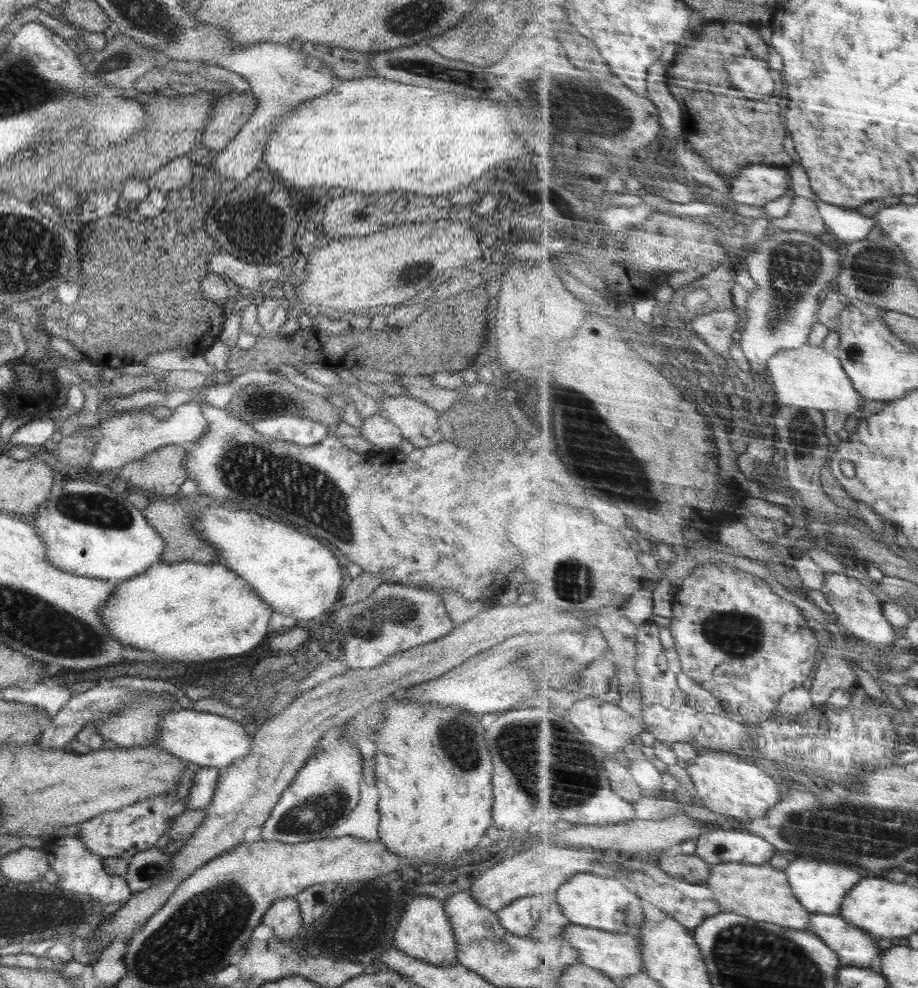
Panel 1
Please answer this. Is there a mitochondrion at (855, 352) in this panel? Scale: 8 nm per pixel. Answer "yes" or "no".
yes

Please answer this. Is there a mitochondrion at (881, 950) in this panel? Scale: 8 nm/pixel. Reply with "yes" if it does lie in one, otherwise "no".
no

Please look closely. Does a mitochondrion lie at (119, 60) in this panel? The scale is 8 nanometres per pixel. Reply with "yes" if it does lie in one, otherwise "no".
yes

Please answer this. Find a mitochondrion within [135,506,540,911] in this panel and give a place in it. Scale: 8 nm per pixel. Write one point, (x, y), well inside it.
(309, 815)

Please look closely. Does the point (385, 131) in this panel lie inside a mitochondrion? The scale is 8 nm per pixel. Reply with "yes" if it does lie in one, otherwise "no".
no

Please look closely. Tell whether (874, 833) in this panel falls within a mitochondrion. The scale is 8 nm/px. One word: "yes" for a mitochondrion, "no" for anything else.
yes

